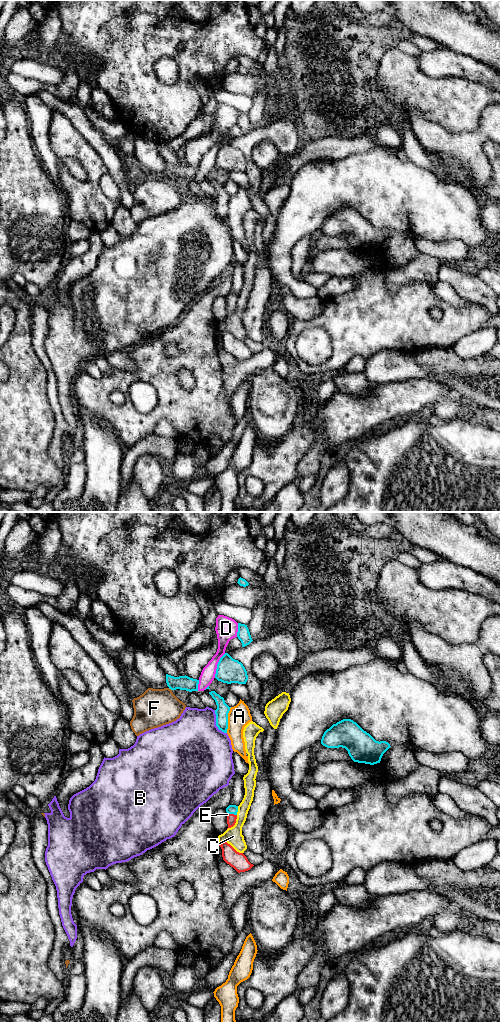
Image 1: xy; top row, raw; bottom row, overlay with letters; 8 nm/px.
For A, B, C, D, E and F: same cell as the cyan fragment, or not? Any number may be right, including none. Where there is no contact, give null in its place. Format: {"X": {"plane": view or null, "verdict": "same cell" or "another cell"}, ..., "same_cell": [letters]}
{"A": {"plane": "xy", "verdict": "another cell"}, "B": {"plane": "xy", "verdict": "another cell"}, "C": {"plane": "xy", "verdict": "another cell"}, "D": {"plane": "xy", "verdict": "another cell"}, "E": {"plane": "xy", "verdict": "same cell"}, "F": {"plane": "xy", "verdict": "another cell"}, "same_cell": ["E"]}

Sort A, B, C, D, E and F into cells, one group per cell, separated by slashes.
A D / B / C / E / F

